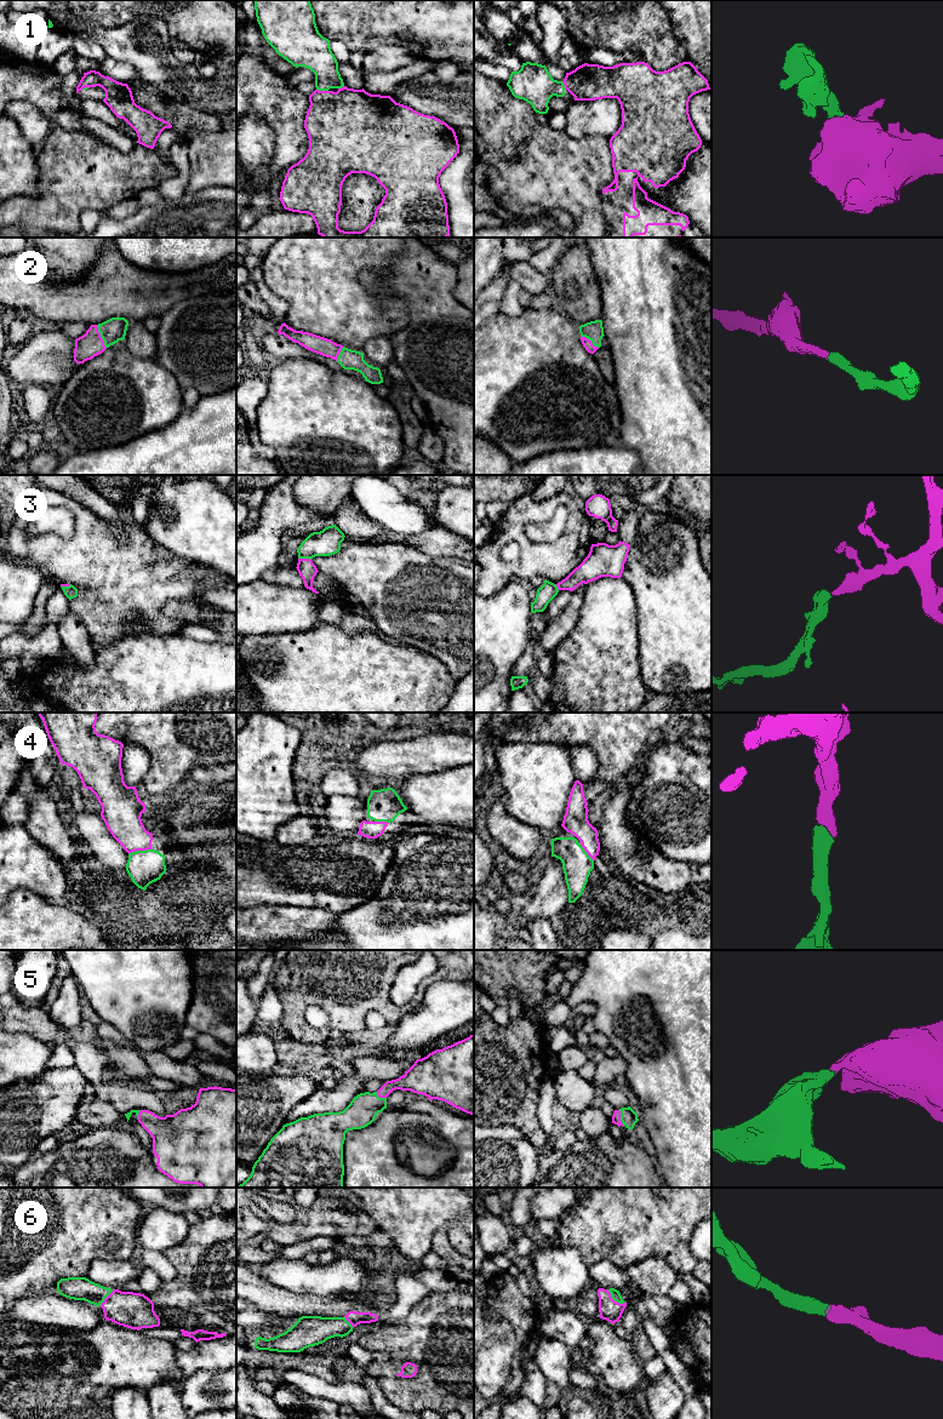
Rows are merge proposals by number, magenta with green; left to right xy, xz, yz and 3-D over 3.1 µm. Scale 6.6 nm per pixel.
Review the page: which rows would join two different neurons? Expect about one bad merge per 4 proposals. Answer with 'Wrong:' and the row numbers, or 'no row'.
Wrong: no row

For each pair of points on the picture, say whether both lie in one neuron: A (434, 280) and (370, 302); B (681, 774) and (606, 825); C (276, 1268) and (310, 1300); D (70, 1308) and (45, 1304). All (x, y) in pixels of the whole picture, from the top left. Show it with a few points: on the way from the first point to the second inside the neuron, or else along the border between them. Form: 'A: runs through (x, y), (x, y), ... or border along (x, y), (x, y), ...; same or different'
A: border along (365, 287), (384, 285), (403, 305); different
B: border along (632, 788), (627, 822), (640, 836); different
C: border along (276, 1287), (295, 1293), (333, 1294); different
D: runs through (64, 1308), (51, 1308); same

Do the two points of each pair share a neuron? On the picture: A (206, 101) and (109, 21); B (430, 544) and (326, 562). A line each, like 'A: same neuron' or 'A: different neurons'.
A: different neurons
B: different neurons

